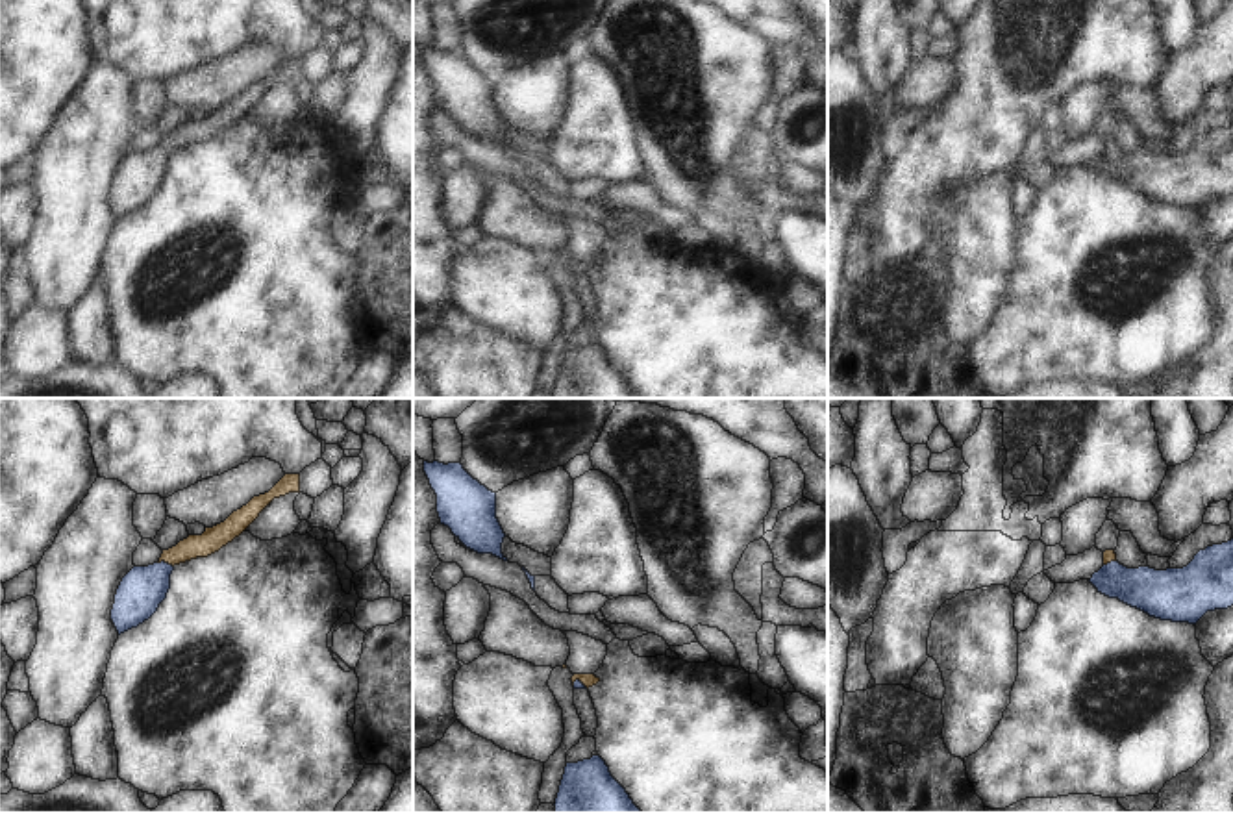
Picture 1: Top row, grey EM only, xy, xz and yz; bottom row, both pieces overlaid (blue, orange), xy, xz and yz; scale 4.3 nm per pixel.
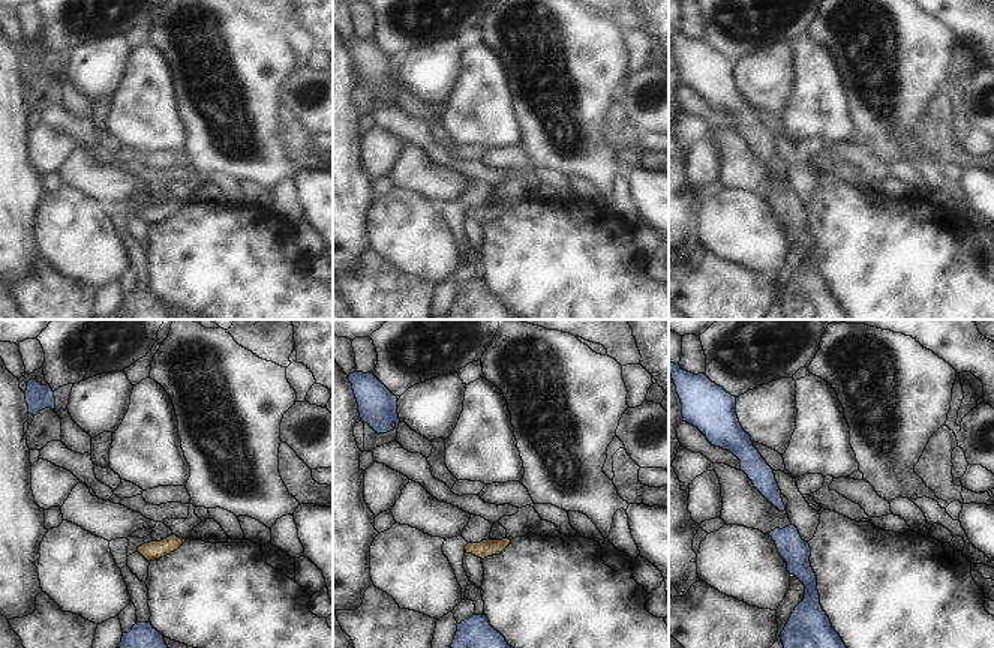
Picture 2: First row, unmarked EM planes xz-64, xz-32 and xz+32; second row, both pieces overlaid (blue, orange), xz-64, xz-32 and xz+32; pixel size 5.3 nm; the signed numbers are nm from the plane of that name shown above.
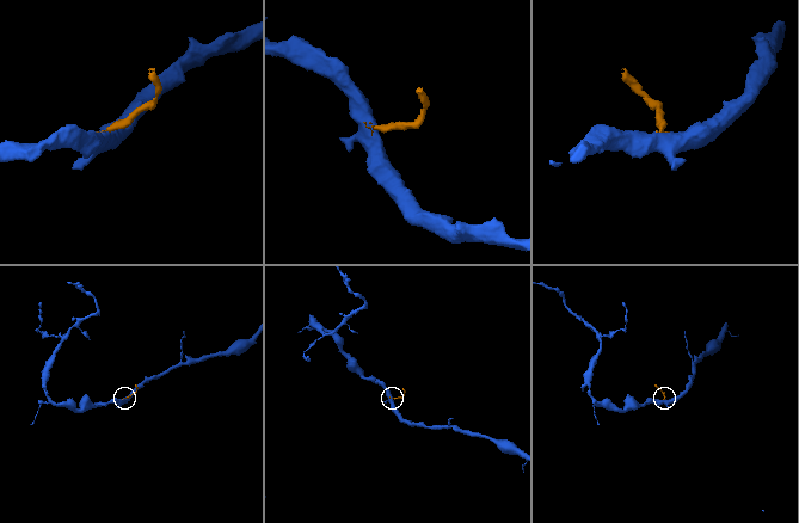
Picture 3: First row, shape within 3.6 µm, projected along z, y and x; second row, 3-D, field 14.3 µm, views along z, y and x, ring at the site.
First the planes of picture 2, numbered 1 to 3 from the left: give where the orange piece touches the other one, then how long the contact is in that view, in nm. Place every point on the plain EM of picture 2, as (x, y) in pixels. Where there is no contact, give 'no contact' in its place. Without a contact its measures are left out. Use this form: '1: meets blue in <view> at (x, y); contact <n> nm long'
1: no contact
2: no contact
3: no contact

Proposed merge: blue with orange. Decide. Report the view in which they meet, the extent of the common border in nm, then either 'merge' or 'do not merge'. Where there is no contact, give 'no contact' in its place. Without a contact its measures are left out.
xy | 80 nm | merge

